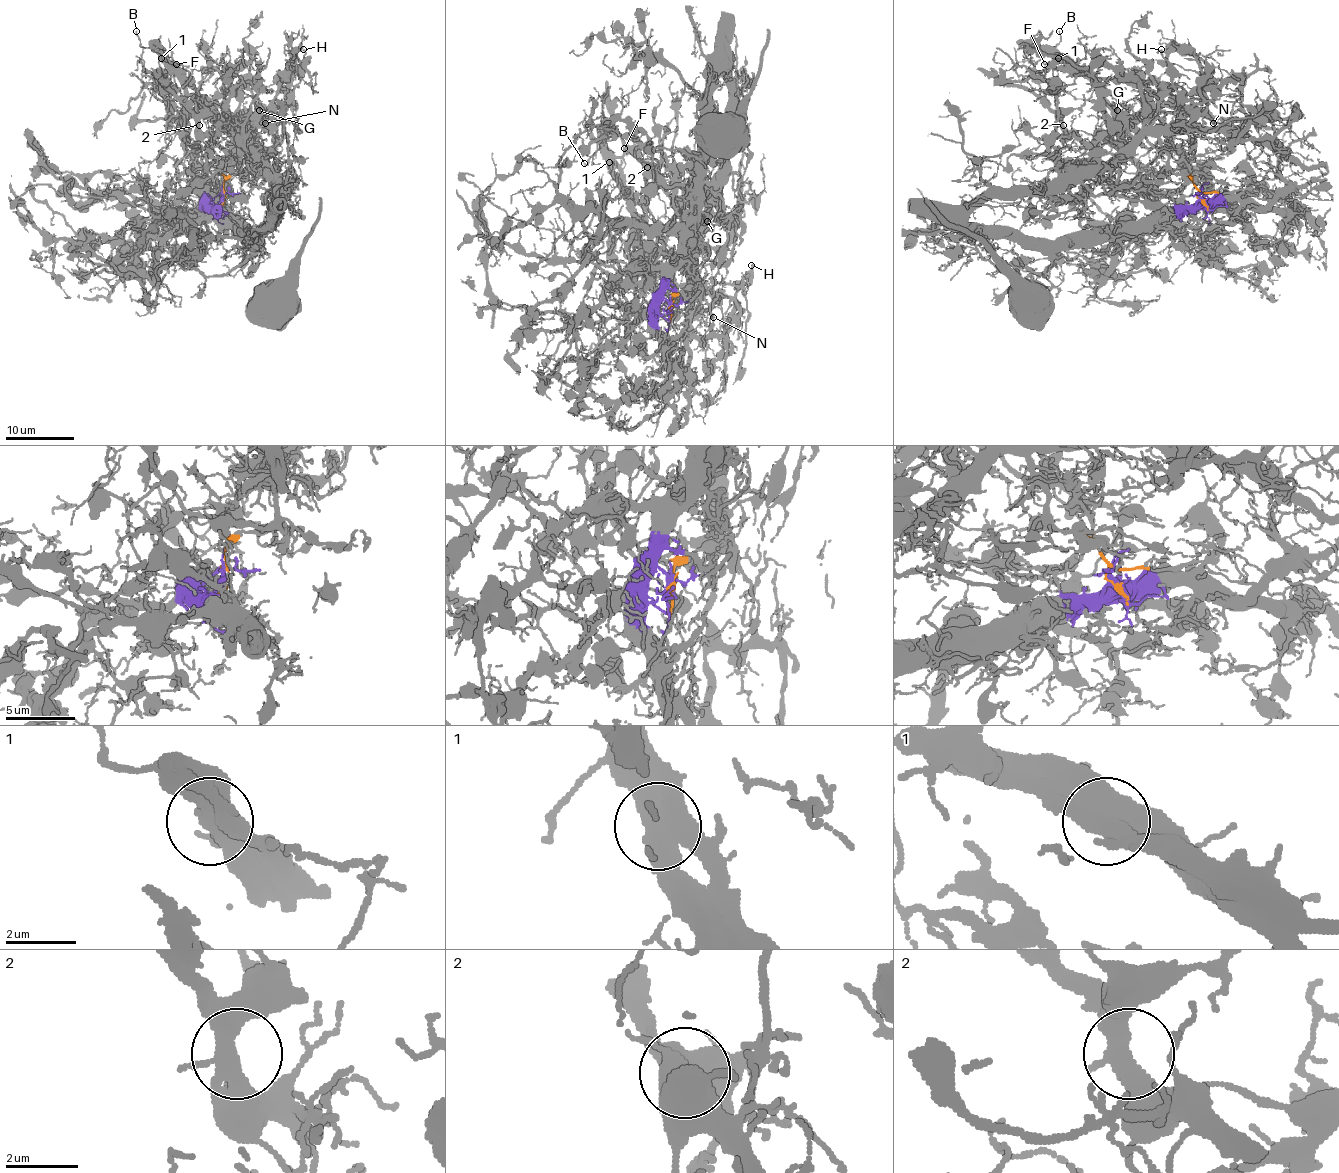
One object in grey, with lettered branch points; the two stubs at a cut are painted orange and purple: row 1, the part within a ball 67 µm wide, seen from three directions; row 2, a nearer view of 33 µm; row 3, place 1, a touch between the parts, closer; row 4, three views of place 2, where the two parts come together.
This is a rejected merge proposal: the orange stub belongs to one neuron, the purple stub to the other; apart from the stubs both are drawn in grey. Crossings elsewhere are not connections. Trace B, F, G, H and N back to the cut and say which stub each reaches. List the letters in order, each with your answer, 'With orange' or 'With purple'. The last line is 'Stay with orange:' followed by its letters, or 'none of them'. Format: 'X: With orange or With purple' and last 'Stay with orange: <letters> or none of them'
B: With orange
F: With purple
G: With purple
H: With purple
N: With purple
Stay with orange: B

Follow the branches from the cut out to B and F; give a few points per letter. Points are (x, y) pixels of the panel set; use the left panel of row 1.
B: (223, 200), (223, 176), (214, 168), (207, 168), (187, 138), (187, 87), (159, 56), (140, 44), (137, 30)
F: (221, 200), (221, 176), (247, 168), (250, 137), (256, 171), (199, 128), (176, 92), (192, 70), (176, 64)

